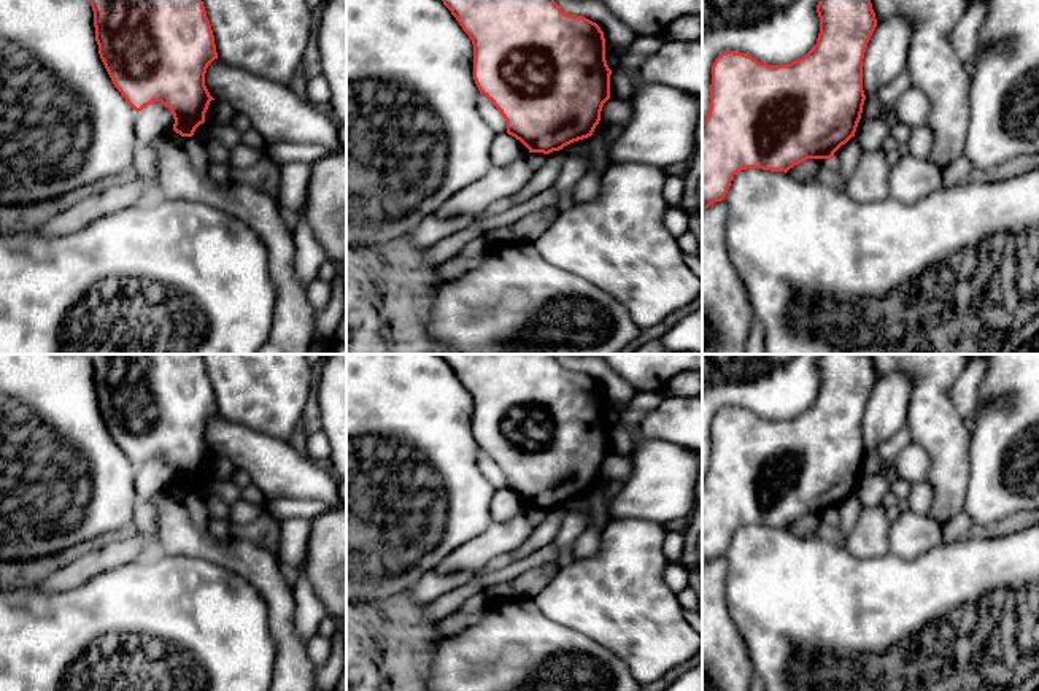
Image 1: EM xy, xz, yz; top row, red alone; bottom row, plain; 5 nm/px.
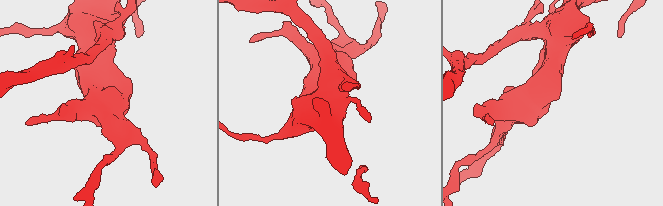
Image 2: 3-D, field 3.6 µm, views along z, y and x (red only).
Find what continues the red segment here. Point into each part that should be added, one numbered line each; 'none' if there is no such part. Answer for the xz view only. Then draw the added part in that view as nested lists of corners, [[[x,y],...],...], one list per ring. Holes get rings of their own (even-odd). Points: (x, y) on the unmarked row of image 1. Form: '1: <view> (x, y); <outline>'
none

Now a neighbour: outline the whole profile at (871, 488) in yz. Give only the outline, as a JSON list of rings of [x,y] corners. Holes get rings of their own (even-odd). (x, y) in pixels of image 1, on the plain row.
[[[861,473],[855,488],[856,496],[863,507],[877,505],[882,502],[883,496],[891,489],[890,478],[875,473]]]

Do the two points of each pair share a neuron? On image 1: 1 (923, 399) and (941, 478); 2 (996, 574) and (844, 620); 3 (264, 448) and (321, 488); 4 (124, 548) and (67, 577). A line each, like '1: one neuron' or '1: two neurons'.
1: one neuron
2: one neuron
3: one neuron
4: one neuron

